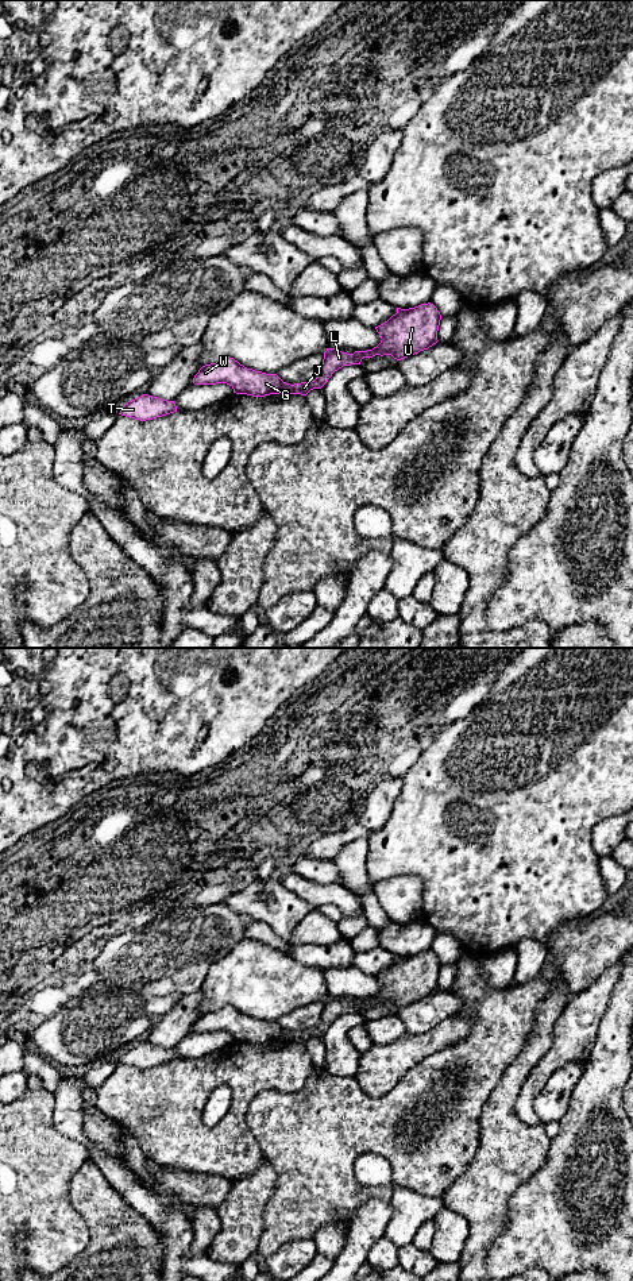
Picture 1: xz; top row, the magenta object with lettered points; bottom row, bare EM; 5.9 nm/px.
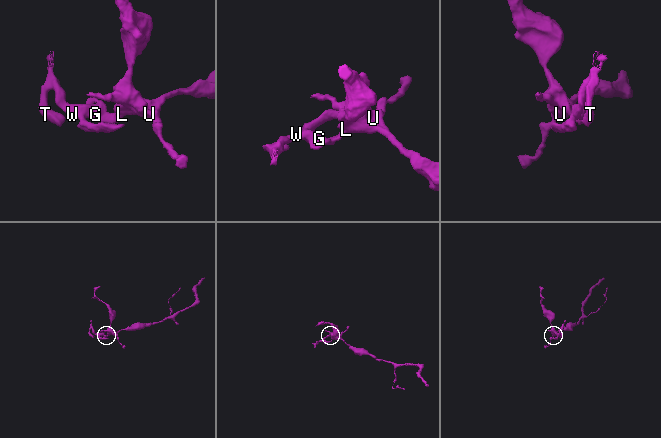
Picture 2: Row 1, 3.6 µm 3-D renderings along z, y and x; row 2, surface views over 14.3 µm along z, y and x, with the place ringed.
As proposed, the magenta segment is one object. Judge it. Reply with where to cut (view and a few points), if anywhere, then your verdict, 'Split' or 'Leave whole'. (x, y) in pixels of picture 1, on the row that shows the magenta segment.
Split along xz (289, 384), (286, 393). Split

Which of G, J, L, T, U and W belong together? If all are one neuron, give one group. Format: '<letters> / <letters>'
G T W / J L U

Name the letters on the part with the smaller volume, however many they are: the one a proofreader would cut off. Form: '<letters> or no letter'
G, T, W

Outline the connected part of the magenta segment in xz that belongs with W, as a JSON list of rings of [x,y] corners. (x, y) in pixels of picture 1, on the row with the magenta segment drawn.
[[[224,358],[217,363],[202,366],[193,378],[194,385],[227,383],[236,394],[265,397],[270,394],[287,394],[289,383],[277,374],[255,371],[240,364],[233,358]]]

